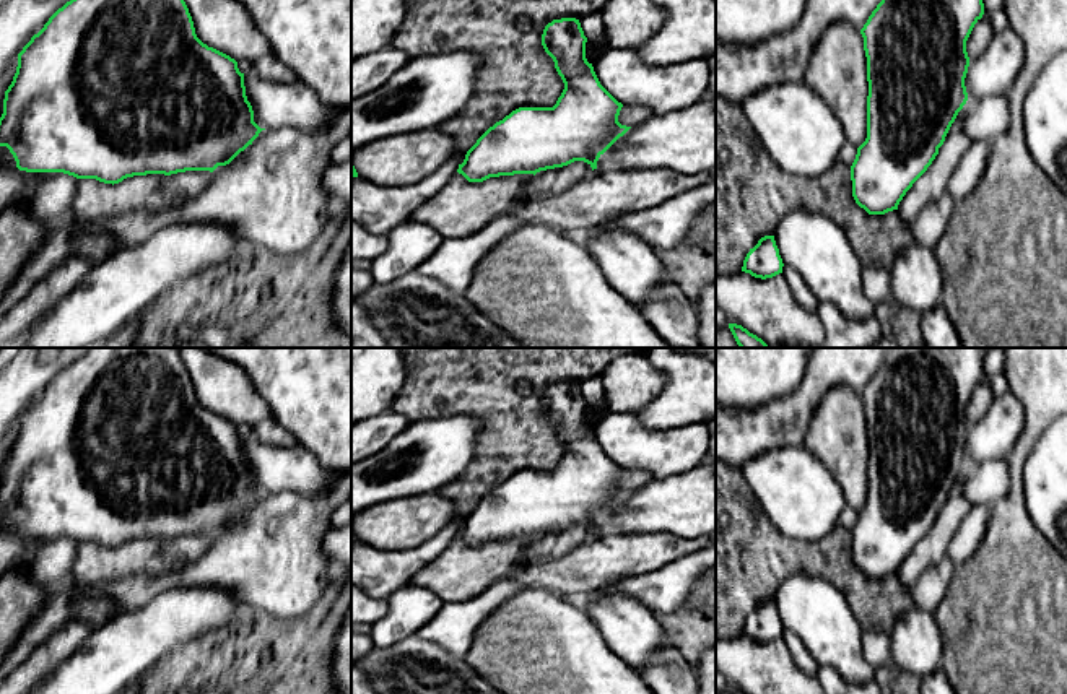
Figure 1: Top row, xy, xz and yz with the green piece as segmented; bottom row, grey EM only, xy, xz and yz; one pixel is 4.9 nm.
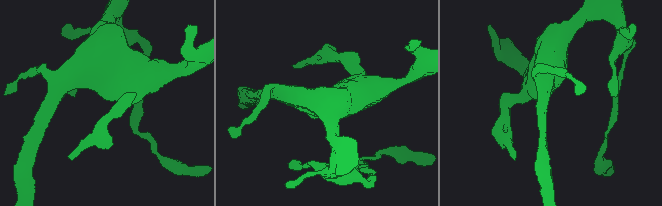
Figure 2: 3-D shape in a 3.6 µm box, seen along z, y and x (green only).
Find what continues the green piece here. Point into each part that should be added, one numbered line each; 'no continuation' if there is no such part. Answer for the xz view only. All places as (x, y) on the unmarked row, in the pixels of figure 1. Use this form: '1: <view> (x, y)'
no continuation

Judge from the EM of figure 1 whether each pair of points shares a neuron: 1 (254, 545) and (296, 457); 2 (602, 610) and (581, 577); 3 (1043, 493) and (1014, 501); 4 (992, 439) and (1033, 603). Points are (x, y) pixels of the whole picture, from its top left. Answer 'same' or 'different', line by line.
1: different
2: different
3: different
4: different

